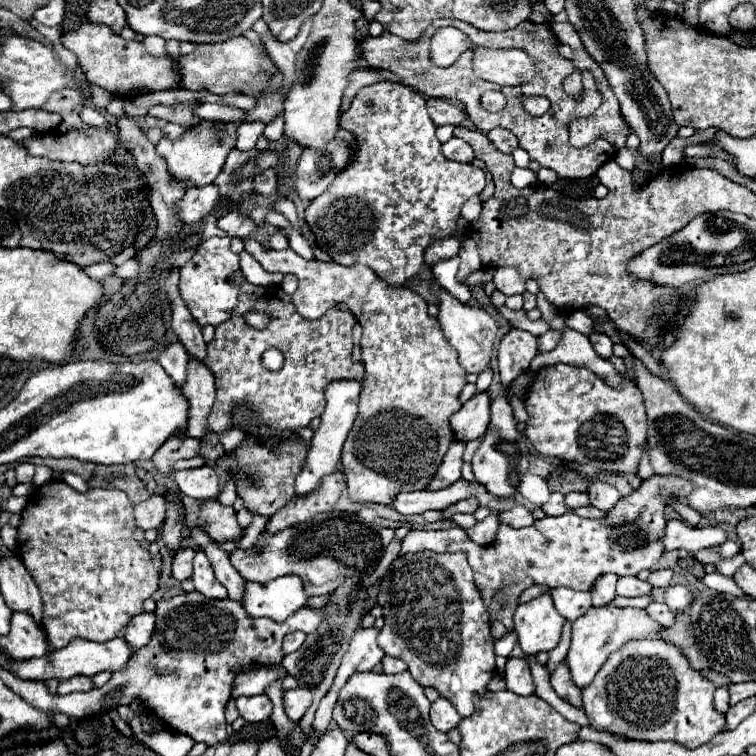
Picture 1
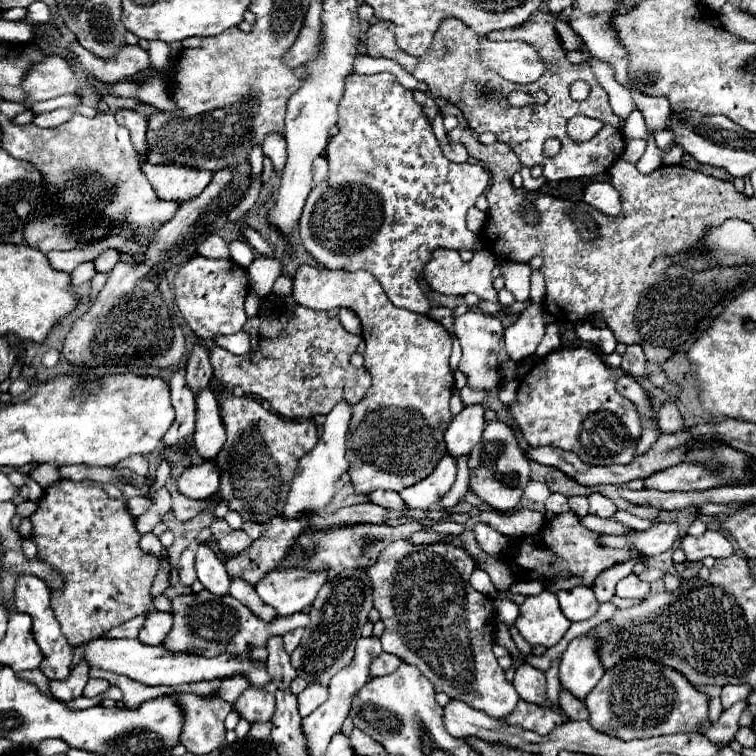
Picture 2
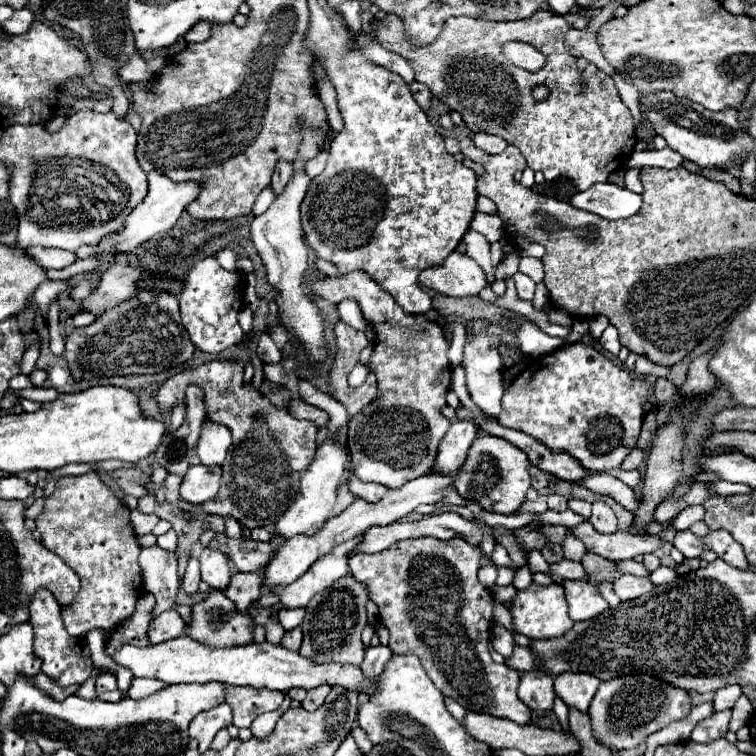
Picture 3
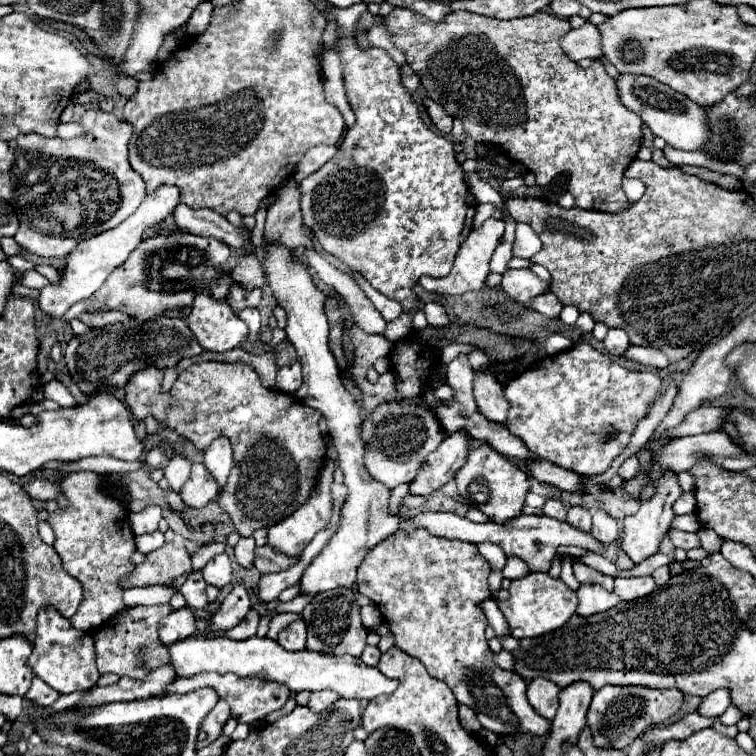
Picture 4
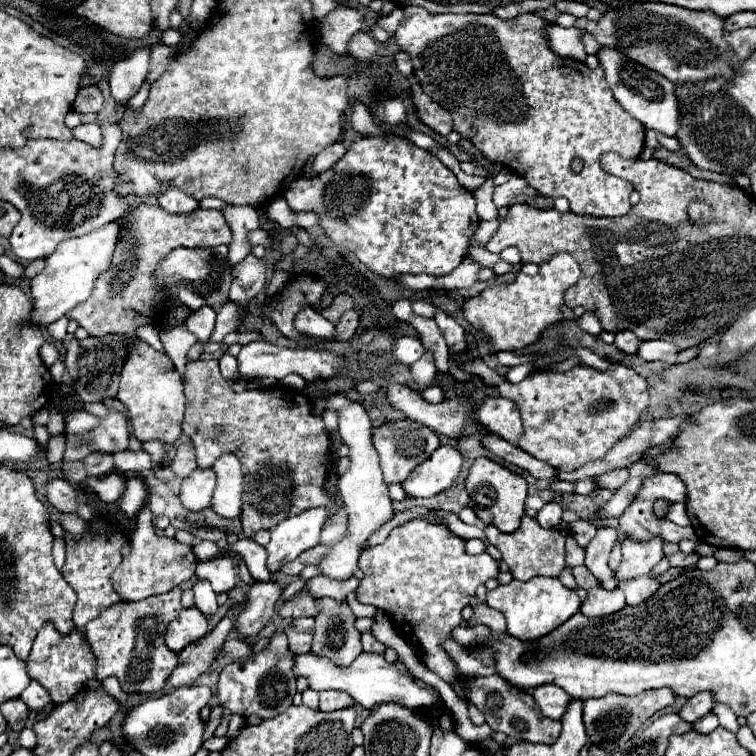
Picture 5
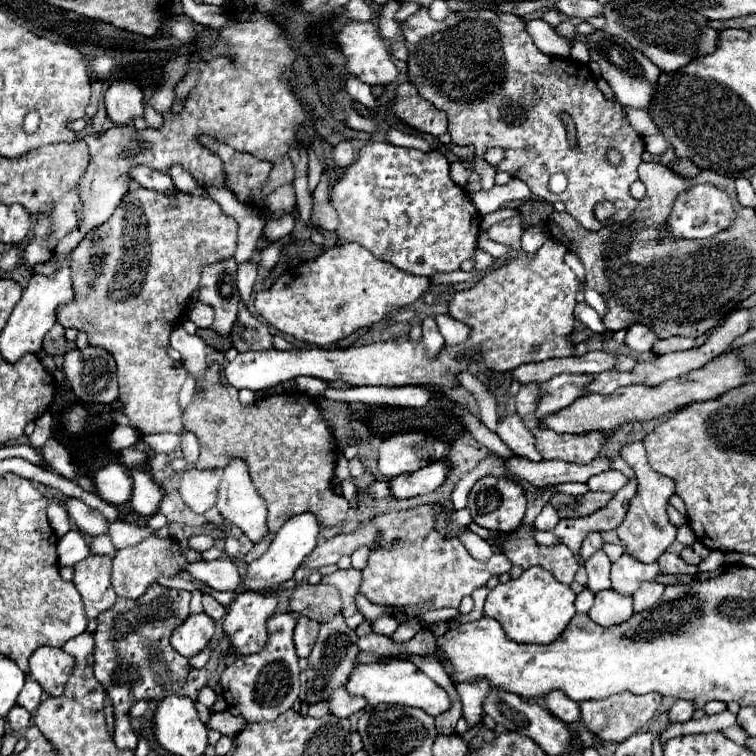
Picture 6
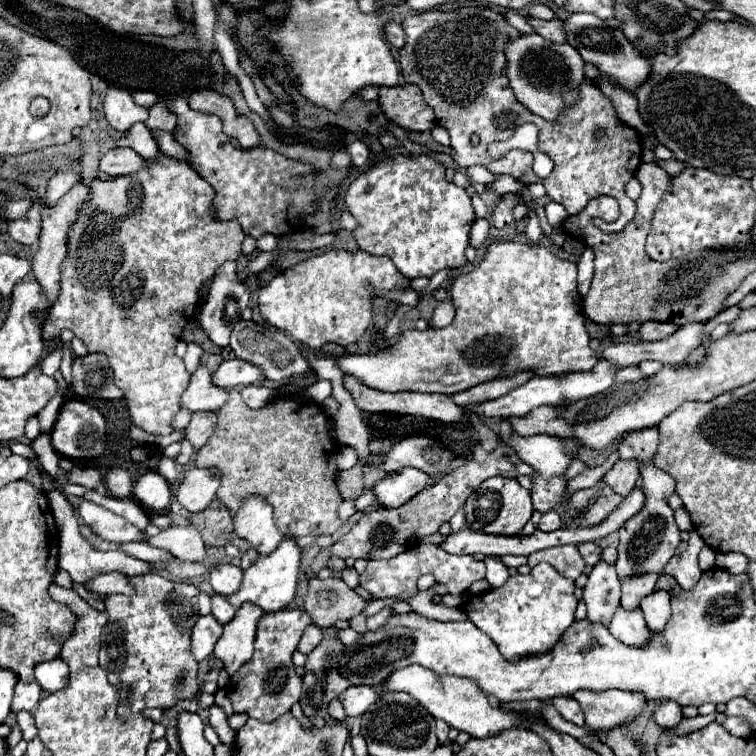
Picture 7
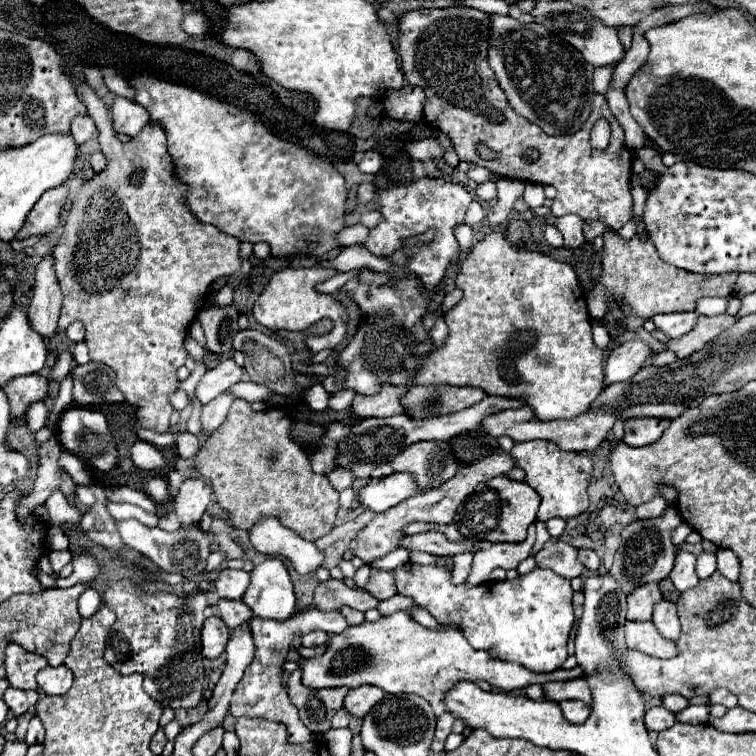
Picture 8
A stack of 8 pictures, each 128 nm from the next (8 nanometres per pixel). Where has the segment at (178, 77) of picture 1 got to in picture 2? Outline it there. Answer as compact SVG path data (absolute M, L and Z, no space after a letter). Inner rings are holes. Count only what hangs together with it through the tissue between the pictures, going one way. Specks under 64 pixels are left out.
M78 42L70 44L70 52L86 70L90 70L94 74L96 80L100 80L104 84L116 84L120 80L128 80L150 68L148 50L140 48L138 44L120 46L120 50L116 50L116 54L110 56L108 60L102 60L100 56L88 52Z

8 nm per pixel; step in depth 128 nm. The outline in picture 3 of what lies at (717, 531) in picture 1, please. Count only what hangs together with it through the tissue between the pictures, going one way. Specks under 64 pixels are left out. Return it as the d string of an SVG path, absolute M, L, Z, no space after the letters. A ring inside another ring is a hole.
M584 522L572 528L572 532L586 544L588 552L594 552L612 562L628 560L640 554L650 554L664 544L660 534L646 536L646 534L632 534L632 532L620 532L620 530L612 534L600 534L592 528L590 522Z

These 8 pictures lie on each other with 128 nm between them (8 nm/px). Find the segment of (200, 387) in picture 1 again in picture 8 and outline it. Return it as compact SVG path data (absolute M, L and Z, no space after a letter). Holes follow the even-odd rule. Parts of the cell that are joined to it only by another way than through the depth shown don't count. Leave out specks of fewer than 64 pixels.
M264 516L264 520L258 520L248 534L252 546L258 552L266 556L286 556L296 568L296 572L302 574L304 578L318 566L322 566L324 552L320 552L314 546L314 542L308 542L296 536L296 532L284 528L272 516L270 518Z

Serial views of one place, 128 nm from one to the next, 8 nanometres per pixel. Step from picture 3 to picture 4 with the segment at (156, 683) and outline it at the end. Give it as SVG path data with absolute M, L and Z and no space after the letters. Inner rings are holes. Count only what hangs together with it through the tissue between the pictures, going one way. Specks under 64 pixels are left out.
M198 674L194 678L176 678L172 684L168 684L168 688L162 696L186 694L190 690L198 690L200 686L212 686L218 692L218 696L228 702L228 706L232 708L232 718L240 724L252 724L252 722L264 720L274 710L280 710L286 704L288 694L290 694L290 690L286 686L270 684L270 682L264 682L264 680L238 678L236 674Z

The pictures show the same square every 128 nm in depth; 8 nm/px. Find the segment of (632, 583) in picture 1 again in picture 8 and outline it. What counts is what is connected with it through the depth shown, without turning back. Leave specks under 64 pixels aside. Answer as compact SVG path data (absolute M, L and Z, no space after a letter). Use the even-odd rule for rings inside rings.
M660 600L660 604L656 604L654 612L652 612L652 622L656 626L656 630L660 632L660 636L668 638L668 640L678 640L680 636L680 622L676 618L676 606L670 600Z

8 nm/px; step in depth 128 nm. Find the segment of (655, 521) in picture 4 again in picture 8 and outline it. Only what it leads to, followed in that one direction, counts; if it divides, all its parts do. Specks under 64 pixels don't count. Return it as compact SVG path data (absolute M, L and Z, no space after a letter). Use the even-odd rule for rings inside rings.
M644 584L636 588L636 592L630 592L626 598L628 604L628 620L650 620L652 618L652 606L662 598L658 584Z

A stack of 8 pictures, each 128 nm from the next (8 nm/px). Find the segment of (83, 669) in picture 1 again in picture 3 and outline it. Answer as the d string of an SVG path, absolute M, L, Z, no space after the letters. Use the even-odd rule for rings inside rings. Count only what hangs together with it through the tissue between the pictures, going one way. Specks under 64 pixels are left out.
M188 636L172 638L168 642L160 642L154 646L130 646L124 644L112 654L112 660L118 666L128 668L134 676L162 680L164 684L190 684L190 682L224 682L230 686L252 686L252 688L268 688L286 692L288 688L316 688L320 684L340 684L350 690L372 694L376 692L376 684L368 684L362 670L354 666L340 664L312 664L302 658L298 652L290 652L282 646L274 644L246 644L246 646L228 646L228 648L206 648Z

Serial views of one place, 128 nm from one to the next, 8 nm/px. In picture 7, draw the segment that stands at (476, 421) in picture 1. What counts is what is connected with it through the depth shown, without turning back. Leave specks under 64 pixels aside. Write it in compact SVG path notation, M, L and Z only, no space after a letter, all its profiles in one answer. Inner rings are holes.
M404 468L396 474L388 474L374 486L378 504L382 504L384 508L398 508L406 504L412 496L416 496L420 490L424 490L428 480L430 476L416 468Z

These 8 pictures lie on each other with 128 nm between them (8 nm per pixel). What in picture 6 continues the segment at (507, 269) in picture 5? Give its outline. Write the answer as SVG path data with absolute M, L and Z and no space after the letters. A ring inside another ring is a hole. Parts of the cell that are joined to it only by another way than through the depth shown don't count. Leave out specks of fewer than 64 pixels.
M476 252L474 258L476 258L476 266L474 266L474 268L476 268L478 272L486 272L486 270L490 270L490 268L496 266L496 258L490 256L488 252Z

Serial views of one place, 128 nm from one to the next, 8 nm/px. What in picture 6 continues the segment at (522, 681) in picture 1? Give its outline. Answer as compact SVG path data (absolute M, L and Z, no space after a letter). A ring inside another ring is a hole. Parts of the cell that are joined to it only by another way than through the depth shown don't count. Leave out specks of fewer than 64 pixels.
M548 692L548 696L544 696L544 704L556 718L566 724L580 720L578 704L574 700L568 700L568 696L564 696L562 692Z

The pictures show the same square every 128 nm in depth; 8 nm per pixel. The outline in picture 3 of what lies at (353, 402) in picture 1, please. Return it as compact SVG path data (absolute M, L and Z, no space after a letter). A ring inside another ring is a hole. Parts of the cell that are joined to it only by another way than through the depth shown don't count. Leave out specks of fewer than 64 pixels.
M300 382L300 396L304 402L326 410L330 420L326 426L328 428L326 440L318 446L316 456L312 464L308 466L308 472L304 472L304 476L300 478L300 492L296 494L296 500L290 504L288 512L284 512L284 516L276 522L276 532L284 538L290 538L296 534L314 534L320 528L320 524L324 524L332 516L332 508L336 502L336 488L340 486L340 480L346 474L346 462L348 462L348 444L346 444L348 412L346 408L340 402L332 400L330 396L322 394L310 382Z

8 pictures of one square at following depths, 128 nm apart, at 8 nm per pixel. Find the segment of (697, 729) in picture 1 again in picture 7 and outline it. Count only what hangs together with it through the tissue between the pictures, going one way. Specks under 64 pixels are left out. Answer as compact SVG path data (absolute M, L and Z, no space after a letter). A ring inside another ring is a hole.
M580 690L572 694L572 698L576 698L582 706L586 726L600 732L608 732L616 726L628 726L638 720L648 708L648 698L640 692Z

